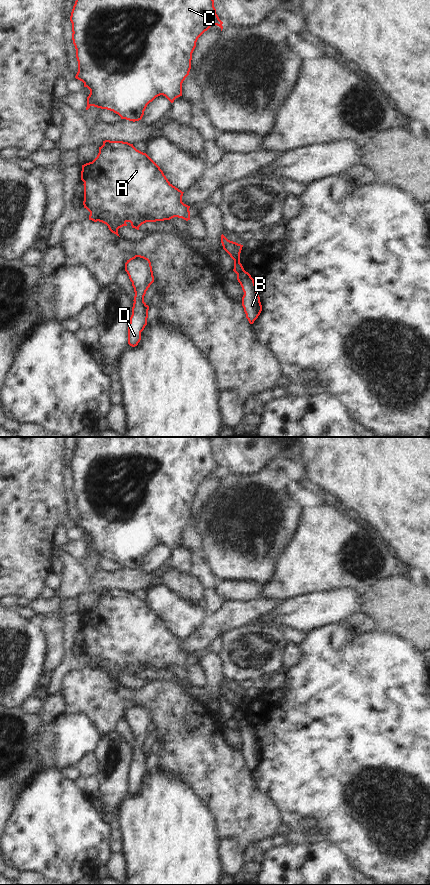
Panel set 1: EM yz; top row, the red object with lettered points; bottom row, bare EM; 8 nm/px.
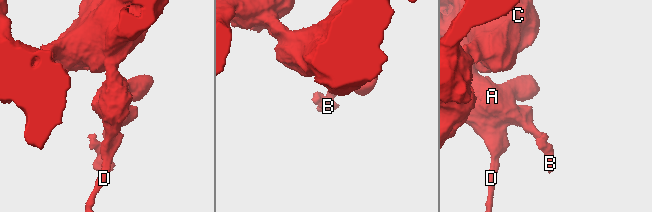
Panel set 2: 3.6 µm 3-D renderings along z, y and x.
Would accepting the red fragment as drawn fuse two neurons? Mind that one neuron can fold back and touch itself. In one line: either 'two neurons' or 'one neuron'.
two neurons

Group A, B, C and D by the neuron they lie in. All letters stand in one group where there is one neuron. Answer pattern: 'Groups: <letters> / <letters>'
Groups: A C D / B.

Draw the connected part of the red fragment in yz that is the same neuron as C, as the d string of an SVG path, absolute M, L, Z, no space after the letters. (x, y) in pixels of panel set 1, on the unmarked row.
M78 437L70 469L73 480L72 488L78 509L78 520L75 526L82 529L84 535L90 538L86 558L91 554L107 557L118 562L121 567L133 570L142 567L147 553L156 545L163 543L173 551L176 546L182 544L182 531L189 523L192 501L198 486L211 474L217 473L221 479L223 477L223 470L219 467L214 455L212 437Z

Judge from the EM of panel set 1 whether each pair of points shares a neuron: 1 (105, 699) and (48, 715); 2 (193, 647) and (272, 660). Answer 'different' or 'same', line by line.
1: different
2: different

